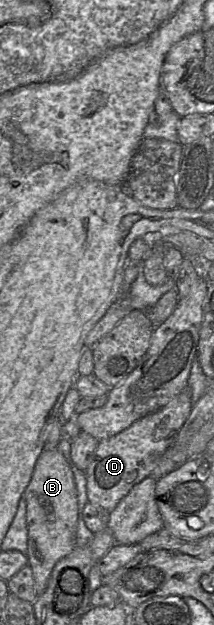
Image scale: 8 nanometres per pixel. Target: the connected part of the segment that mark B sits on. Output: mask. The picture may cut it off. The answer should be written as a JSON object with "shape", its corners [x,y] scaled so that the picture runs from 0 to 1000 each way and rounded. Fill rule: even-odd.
{"shape":[[[271,717],[196,720],[182,728],[112,795],[131,850],[131,904],[150,910],[159,944],[187,952],[215,942],[252,904],[355,874],[364,803],[346,760]]]}

